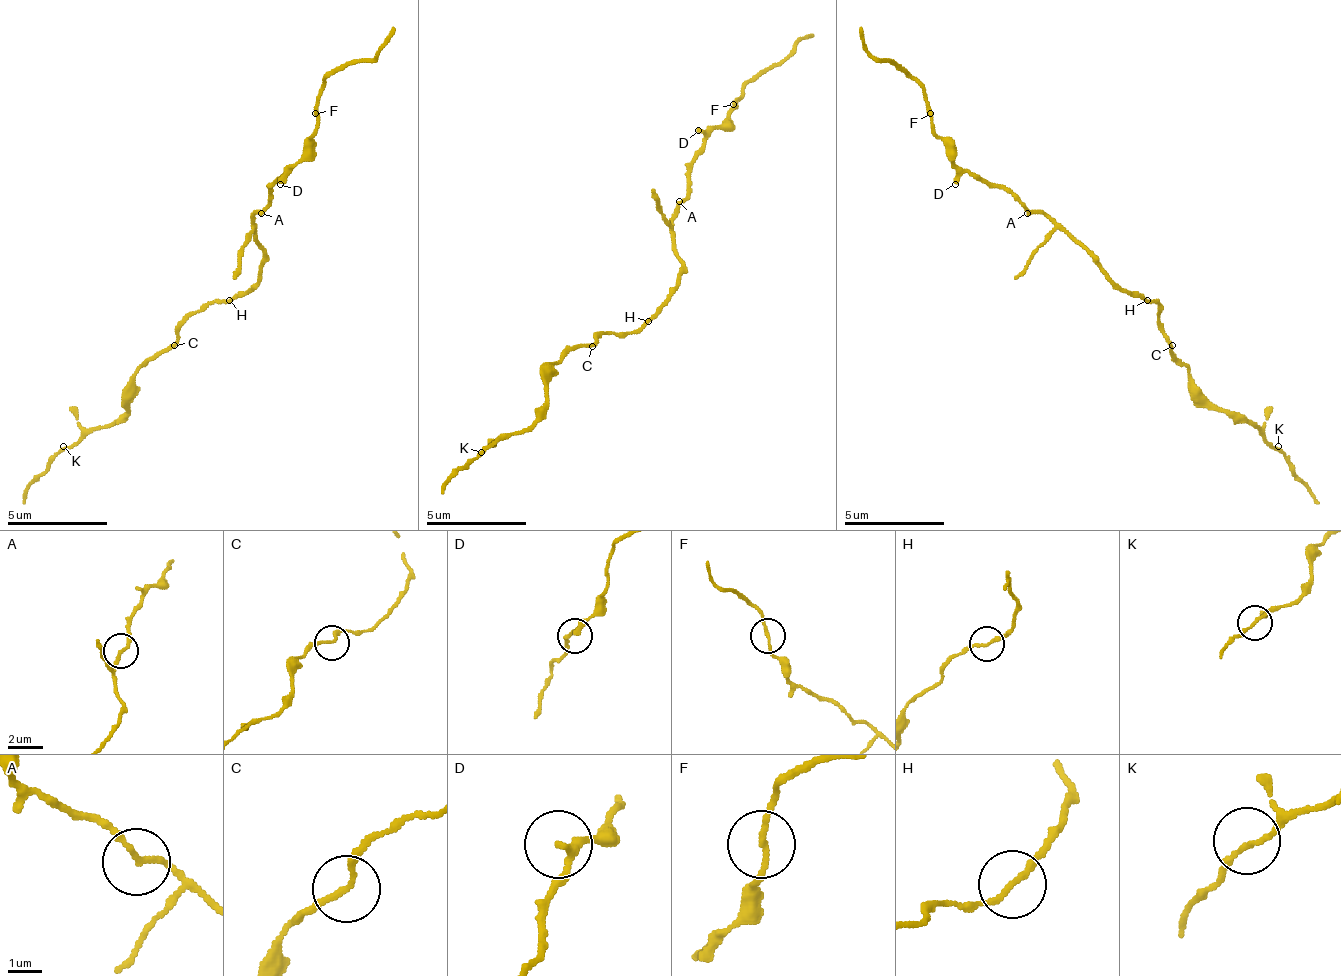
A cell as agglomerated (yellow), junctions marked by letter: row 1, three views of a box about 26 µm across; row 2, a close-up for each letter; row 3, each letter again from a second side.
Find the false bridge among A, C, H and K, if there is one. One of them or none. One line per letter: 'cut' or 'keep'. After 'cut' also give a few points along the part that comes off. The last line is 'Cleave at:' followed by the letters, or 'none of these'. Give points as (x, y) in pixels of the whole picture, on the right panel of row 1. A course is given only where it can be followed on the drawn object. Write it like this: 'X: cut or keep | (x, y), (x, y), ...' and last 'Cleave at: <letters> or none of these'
A: keep
C: keep
H: keep
K: keep
Cleave at: none of these

